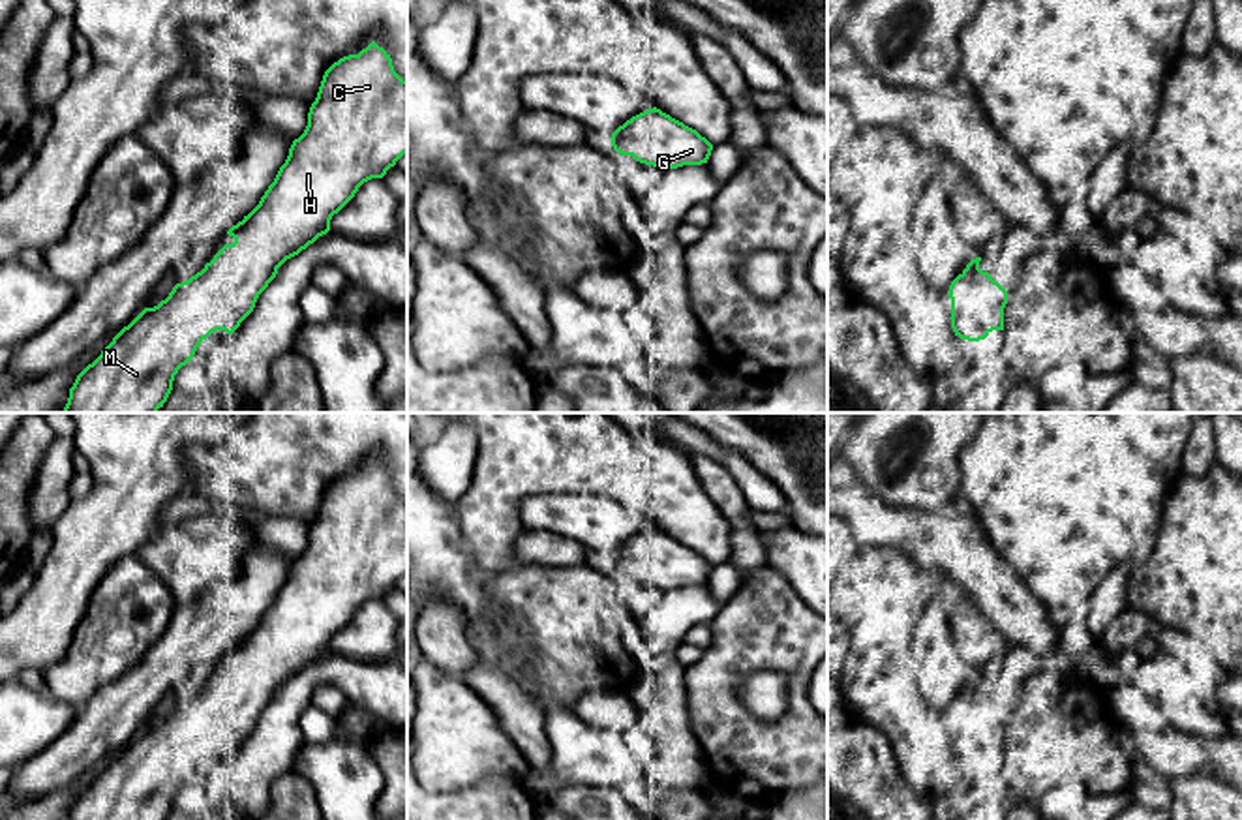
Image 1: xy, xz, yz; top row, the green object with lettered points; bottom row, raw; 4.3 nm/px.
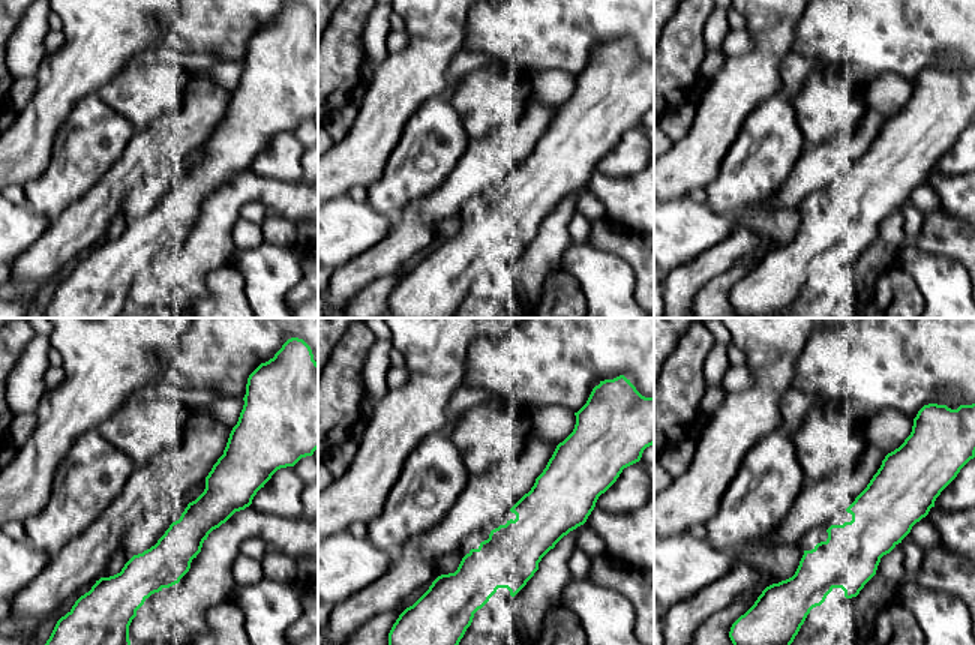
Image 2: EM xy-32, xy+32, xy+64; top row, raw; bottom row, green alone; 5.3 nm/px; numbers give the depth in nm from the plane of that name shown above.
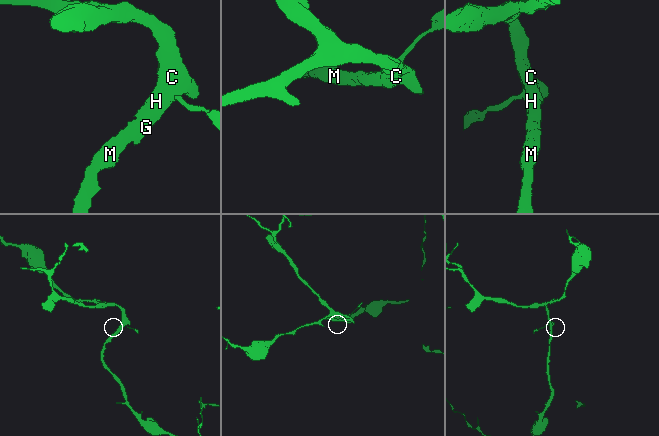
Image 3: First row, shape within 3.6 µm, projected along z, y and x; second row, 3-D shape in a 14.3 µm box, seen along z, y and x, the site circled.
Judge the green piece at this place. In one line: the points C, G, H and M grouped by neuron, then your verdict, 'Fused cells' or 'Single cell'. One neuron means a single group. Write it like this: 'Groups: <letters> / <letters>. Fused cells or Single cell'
Groups: C G H M. Single cell

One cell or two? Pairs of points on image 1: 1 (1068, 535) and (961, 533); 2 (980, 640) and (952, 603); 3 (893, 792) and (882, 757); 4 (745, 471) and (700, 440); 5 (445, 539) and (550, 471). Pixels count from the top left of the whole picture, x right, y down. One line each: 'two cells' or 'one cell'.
1: two cells
2: one cell
3: one cell
4: one cell
5: two cells

